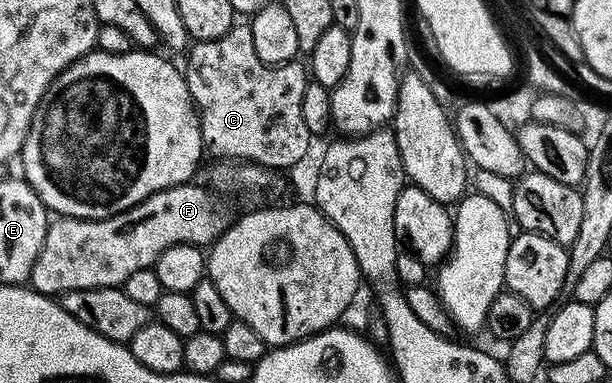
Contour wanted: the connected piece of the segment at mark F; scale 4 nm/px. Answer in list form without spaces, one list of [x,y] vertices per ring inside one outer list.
[[[196,183],[179,184],[162,190],[158,194],[150,194],[150,198],[146,198],[142,202],[130,206],[130,210],[126,210],[122,214],[114,214],[110,218],[75,220],[65,216],[53,219],[46,230],[42,250],[32,267],[30,277],[32,291],[56,298],[65,292],[74,290],[118,288],[126,282],[126,278],[130,278],[130,274],[143,268],[153,267],[156,259],[166,250],[170,250],[170,246],[175,244],[211,246],[215,244],[217,238],[228,227],[230,216],[220,209],[219,202],[215,200],[217,197],[203,183],[201,183],[202,185]]]

